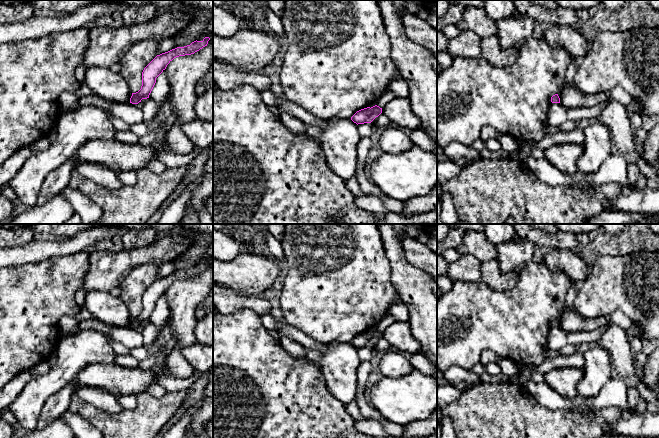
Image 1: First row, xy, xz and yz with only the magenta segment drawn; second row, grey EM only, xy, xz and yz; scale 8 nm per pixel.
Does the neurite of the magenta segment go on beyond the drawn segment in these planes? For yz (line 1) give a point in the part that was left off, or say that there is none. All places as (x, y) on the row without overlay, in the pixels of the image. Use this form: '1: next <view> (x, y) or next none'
1: next none

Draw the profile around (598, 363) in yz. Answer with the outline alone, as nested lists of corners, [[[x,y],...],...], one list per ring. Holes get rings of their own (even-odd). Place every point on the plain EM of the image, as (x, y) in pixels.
[[[592,344],[583,355],[584,375],[577,384],[577,392],[581,398],[592,398],[597,396],[612,378],[612,358],[609,351],[598,344]]]

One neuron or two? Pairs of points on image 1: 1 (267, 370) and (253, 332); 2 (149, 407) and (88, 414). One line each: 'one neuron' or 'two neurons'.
1: one neuron
2: one neuron

